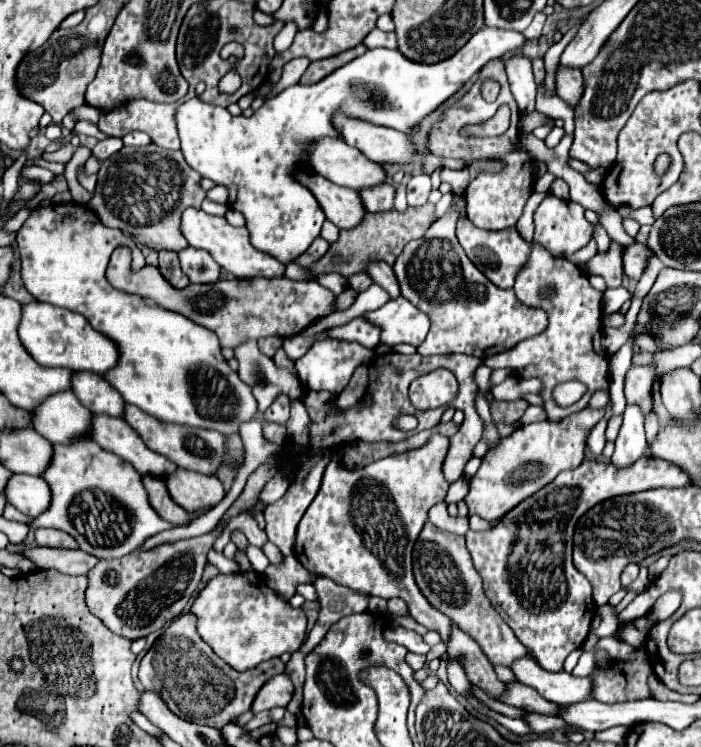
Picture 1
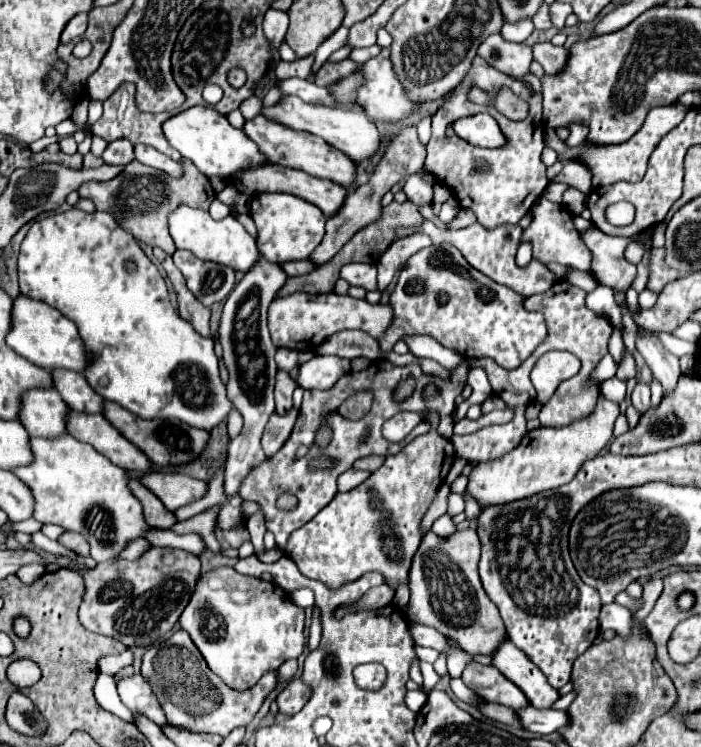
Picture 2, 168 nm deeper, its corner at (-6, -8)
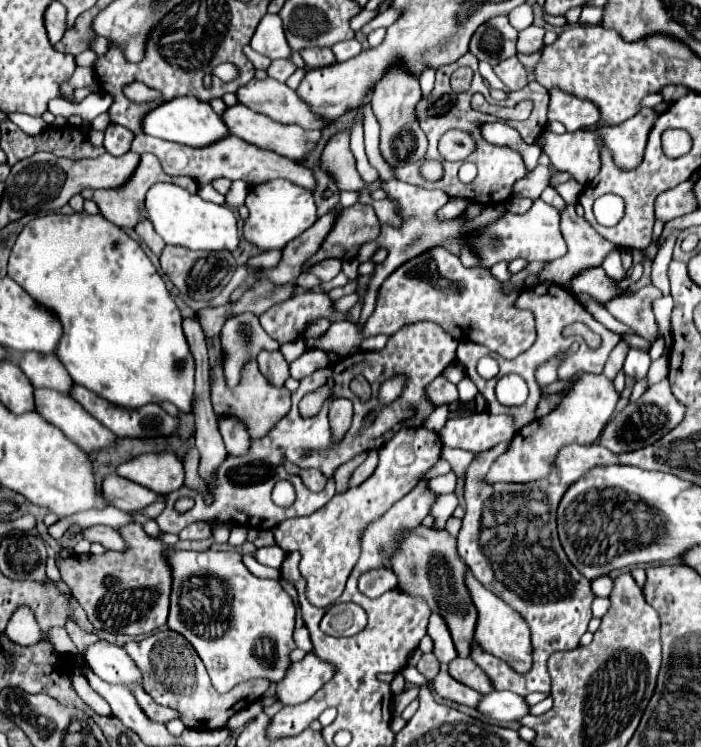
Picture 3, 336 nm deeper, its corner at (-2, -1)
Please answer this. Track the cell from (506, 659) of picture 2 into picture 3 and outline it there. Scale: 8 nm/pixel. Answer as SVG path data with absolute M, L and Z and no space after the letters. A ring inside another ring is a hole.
M467 570L465 574L465 586L469 590L471 602L477 610L477 628L475 628L475 640L481 644L481 648L513 666L517 672L527 672L531 666L531 638L529 638L529 626L523 620L519 612L515 612L509 604L505 604L499 596L495 596L491 590L487 590L473 574Z

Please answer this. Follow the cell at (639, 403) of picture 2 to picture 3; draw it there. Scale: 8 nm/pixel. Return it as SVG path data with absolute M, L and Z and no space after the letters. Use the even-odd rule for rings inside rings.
M631 348L629 354L627 354L627 358L625 358L623 370L625 370L627 376L633 376L635 380L641 380L641 378L647 376L649 364L651 364L651 360L649 360L649 354L645 350Z

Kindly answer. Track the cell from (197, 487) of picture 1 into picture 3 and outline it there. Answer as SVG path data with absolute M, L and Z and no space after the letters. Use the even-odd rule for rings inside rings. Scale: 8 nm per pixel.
M175 452L141 454L117 466L117 474L137 482L155 494L167 494L183 486L183 464Z

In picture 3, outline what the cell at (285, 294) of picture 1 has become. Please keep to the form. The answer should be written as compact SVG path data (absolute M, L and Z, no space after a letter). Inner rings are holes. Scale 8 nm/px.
M309 290L291 296L281 304L275 304L273 308L269 308L259 316L259 322L271 338L283 344L293 338L299 338L305 332L305 326L319 316L329 316L333 322L345 320L347 314L339 314L331 308L333 300L329 300L325 292Z

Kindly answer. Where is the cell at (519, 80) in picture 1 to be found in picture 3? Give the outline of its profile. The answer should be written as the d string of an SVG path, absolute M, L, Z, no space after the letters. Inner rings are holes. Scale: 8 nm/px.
M499 14L489 18L475 30L469 50L477 56L477 60L485 60L491 66L495 66L495 62L501 62L517 54L515 42L517 30L509 24L507 14Z

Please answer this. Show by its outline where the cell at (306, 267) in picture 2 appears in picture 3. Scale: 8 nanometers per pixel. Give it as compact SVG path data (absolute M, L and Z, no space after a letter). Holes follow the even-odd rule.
M267 250L267 252L261 252L261 254L251 256L251 258L245 262L245 268L249 268L249 266L273 268L273 266L277 266L279 260L281 260L281 252L279 252L279 250Z

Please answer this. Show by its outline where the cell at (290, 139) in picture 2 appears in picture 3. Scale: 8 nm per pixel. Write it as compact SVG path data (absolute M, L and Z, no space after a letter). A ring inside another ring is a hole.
M243 104L227 106L221 114L221 120L229 128L229 134L233 134L237 138L243 138L245 142L261 146L265 150L273 150L273 152L289 158L289 160L295 160L295 162L305 160L309 156L309 152L315 148L317 140L319 140L319 136L317 136L319 132L315 132L315 130L303 130L301 126L295 126L295 124L279 124L279 122L267 118L265 114L253 112L251 108L247 108Z

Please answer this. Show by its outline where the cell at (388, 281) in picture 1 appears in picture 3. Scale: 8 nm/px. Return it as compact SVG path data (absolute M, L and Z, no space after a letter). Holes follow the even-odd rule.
M323 260L317 266L311 266L307 272L315 274L321 282L329 282L341 272L341 260Z

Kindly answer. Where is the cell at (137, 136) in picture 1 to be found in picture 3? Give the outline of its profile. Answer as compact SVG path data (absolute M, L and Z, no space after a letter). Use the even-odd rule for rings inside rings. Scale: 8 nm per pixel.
M137 134L131 144L131 150L137 154L151 152L159 158L163 170L169 176L189 176L199 184L211 184L217 178L229 178L229 180L245 180L249 186L255 186L261 182L269 182L273 178L285 178L285 180L291 180L307 190L315 188L315 178L305 166L301 166L299 162L293 162L285 156L279 156L271 150L257 148L237 136L225 136L217 142L213 142L213 146L191 148L191 146L181 146L175 142L165 142L161 138L153 138L147 134Z

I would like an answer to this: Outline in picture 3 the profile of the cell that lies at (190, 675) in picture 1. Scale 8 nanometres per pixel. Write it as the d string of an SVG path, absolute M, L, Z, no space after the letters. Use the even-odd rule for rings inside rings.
M165 628L157 630L155 634L143 638L143 640L129 640L125 642L125 652L131 656L135 666L141 670L143 676L143 688L145 692L161 706L167 706L171 710L177 710L181 716L181 722L187 728L197 728L197 730L217 730L221 728L235 712L251 706L257 702L265 690L269 688L269 682L263 678L257 680L247 680L235 686L235 690L229 690L227 694L219 694L211 678L193 650L193 646L177 632Z

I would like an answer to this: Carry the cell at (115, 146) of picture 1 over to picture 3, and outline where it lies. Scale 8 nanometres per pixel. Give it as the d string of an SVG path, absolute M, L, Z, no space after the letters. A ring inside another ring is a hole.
M109 124L107 130L105 130L105 150L113 156L121 156L125 152L129 152L131 148L131 142L133 142L135 134L131 130L127 130L125 126L119 126L119 124Z

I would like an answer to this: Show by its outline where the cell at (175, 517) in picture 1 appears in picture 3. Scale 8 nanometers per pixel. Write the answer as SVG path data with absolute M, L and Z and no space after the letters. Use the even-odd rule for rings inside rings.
M117 474L105 476L105 480L101 482L101 492L109 506L115 506L125 512L137 512L157 500L157 494L153 494L153 490Z

